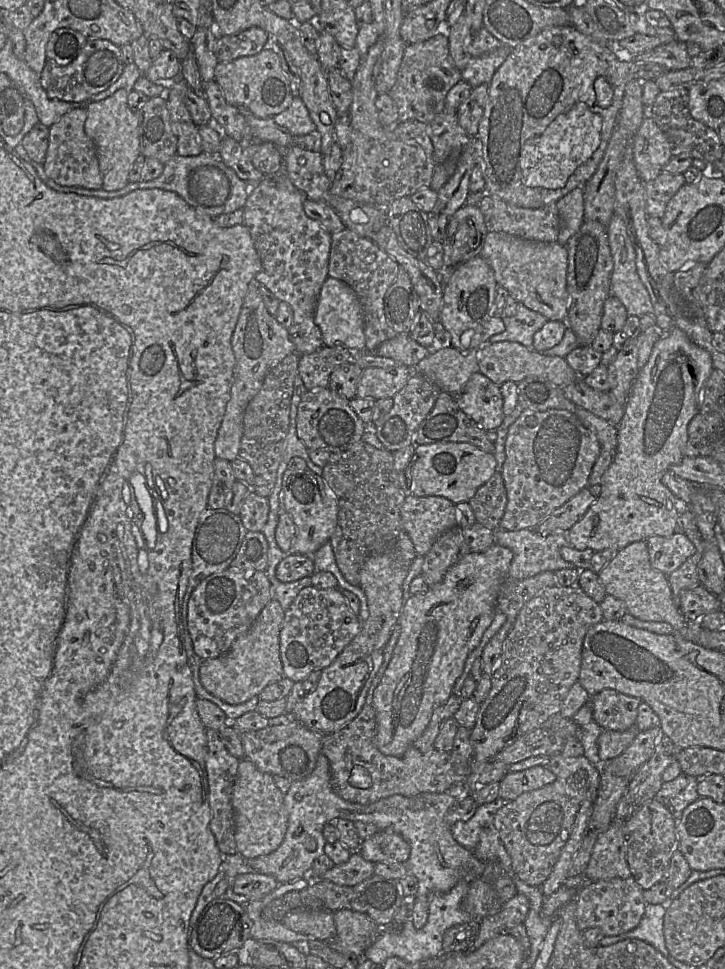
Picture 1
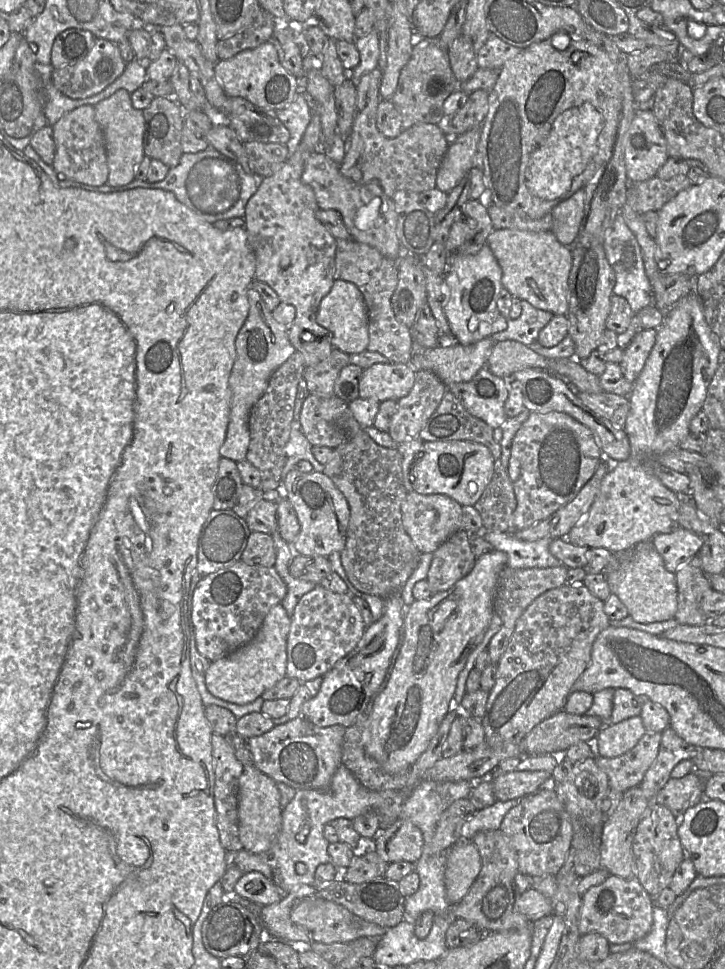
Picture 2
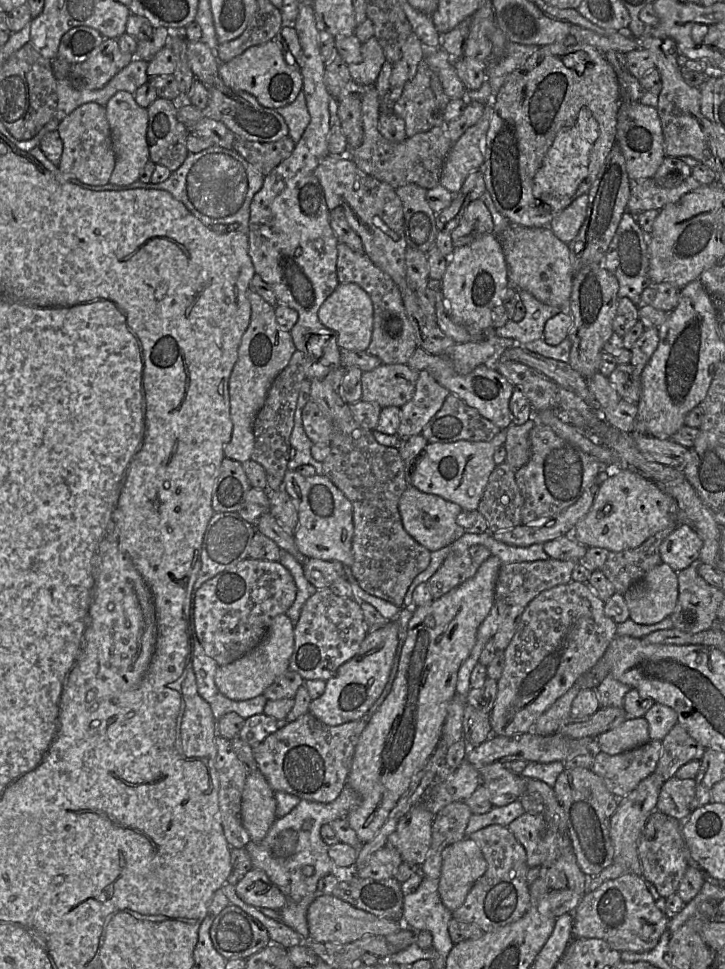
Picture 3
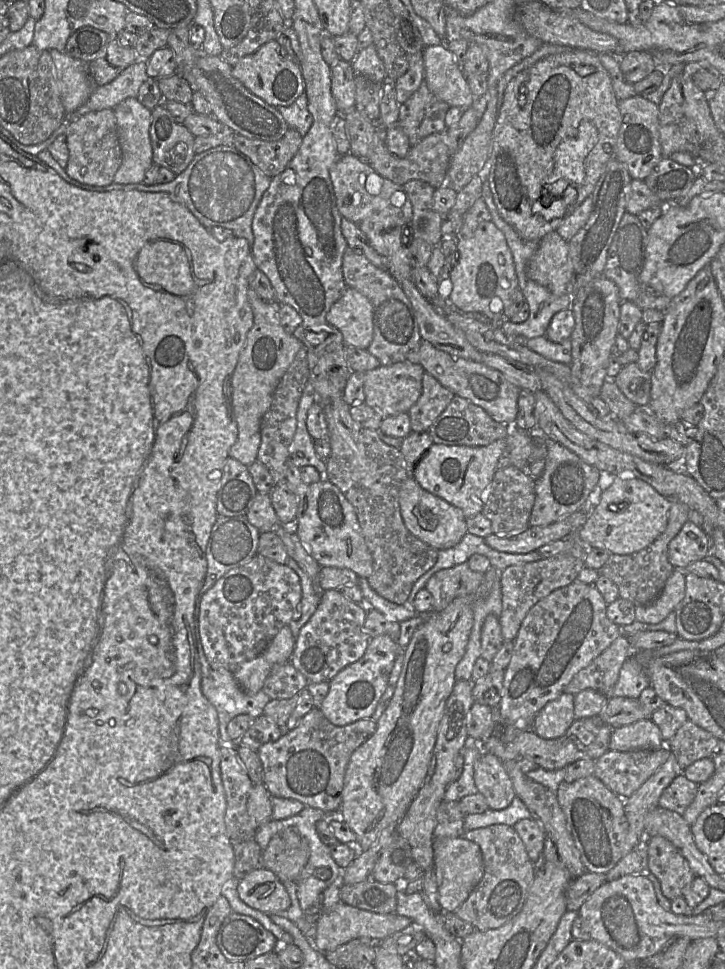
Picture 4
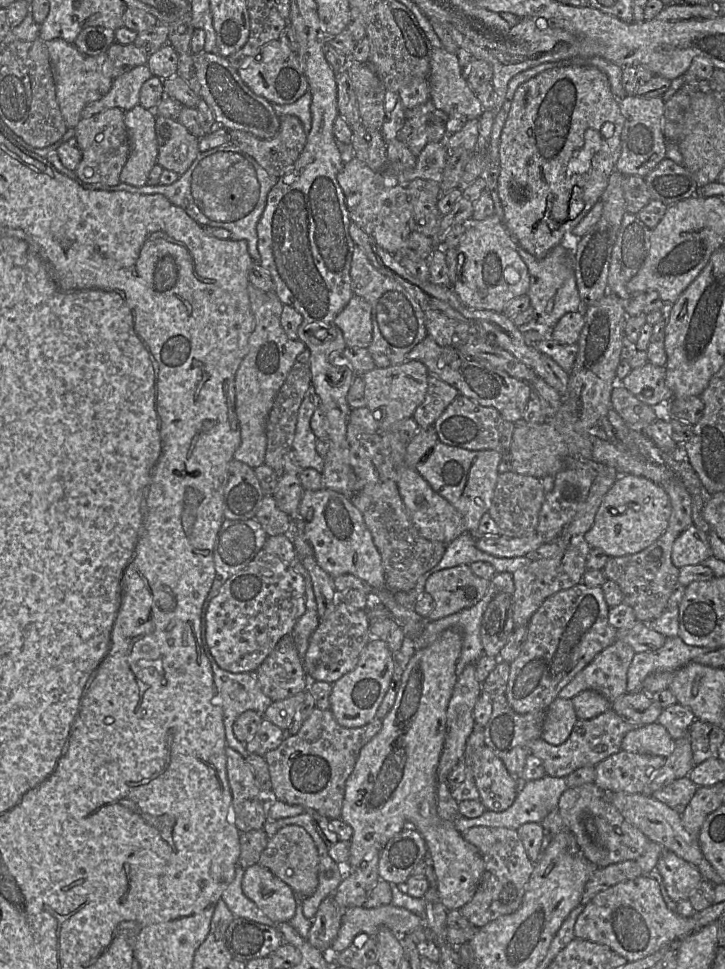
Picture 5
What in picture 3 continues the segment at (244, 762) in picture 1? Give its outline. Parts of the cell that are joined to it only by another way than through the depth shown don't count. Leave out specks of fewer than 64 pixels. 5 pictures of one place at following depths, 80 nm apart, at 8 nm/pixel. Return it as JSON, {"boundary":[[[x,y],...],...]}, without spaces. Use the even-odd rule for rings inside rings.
{"boundary":[[[260,771],[251,773],[246,778],[241,819],[252,842],[262,841],[277,819],[275,791]]]}

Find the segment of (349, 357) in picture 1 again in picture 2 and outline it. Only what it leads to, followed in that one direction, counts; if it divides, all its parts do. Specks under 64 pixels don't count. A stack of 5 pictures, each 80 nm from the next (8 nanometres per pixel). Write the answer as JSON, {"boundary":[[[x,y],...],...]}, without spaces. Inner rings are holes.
{"boundary":[[[333,349],[330,355],[314,366],[305,367],[303,378],[310,394],[321,397],[335,395],[334,384],[343,367],[349,364],[349,354]]]}

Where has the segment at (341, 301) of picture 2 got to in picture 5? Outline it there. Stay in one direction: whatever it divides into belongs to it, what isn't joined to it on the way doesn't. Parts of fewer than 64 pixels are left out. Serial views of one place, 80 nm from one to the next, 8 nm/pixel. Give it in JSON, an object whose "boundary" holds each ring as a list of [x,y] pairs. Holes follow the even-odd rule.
{"boundary":[[[353,295],[336,316],[335,324],[343,332],[346,346],[368,348],[372,341],[372,309],[358,295]]]}

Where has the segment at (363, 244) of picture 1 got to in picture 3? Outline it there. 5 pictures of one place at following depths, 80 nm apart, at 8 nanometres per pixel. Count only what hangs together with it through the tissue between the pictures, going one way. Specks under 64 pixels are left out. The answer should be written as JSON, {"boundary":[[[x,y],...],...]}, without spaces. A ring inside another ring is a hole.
{"boundary":[[[338,243],[337,252],[336,272],[339,283],[357,284],[369,295],[373,304],[373,329],[367,352],[380,358],[383,364],[407,364],[418,346],[398,286],[365,253],[355,252],[342,243]]]}

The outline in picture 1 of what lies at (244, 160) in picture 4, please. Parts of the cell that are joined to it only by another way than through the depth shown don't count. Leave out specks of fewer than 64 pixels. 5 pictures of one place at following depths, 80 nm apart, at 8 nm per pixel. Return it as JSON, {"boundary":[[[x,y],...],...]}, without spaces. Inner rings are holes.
{"boundary":[[[21,144],[14,148],[16,154],[29,163],[37,172],[40,179],[51,189],[61,193],[75,193],[82,196],[98,197],[102,199],[112,199],[124,196],[138,189],[164,189],[173,191],[183,198],[190,206],[198,212],[211,217],[220,214],[231,213],[245,206],[251,185],[241,180],[236,173],[227,167],[219,154],[209,154],[202,152],[197,156],[174,155],[164,163],[164,170],[161,175],[151,181],[139,181],[128,183],[124,188],[116,191],[106,191],[103,189],[92,190],[76,186],[62,186],[50,179],[44,171],[43,164],[33,161]]]}

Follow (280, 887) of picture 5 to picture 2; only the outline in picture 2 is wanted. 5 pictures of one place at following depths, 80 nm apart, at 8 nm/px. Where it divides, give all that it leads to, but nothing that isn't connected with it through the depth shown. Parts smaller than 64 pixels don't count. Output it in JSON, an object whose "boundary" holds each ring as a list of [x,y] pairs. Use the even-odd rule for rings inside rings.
{"boundary":[[[260,872],[243,874],[235,884],[234,892],[260,906],[279,903],[284,895],[274,882]]]}

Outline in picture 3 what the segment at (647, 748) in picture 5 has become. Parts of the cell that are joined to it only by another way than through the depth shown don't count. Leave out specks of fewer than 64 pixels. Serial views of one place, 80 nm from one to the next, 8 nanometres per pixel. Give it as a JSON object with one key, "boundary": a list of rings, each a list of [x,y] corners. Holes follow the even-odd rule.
{"boundary":[[[644,717],[626,719],[616,728],[597,736],[600,751],[608,755],[633,750],[649,741],[649,724]]]}

